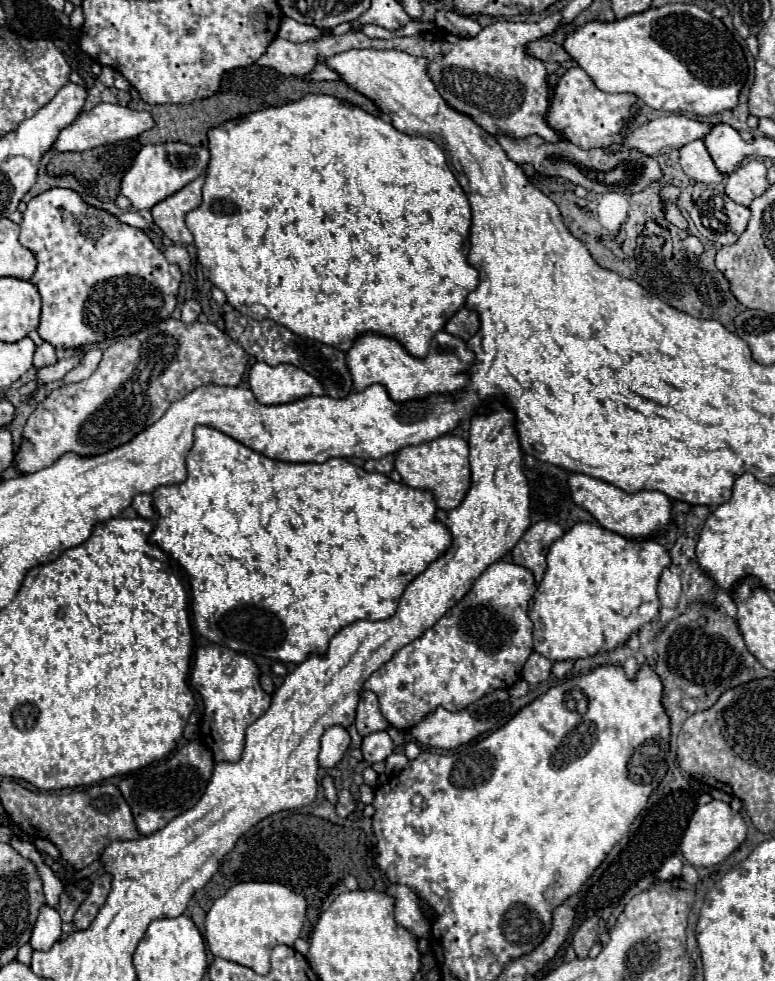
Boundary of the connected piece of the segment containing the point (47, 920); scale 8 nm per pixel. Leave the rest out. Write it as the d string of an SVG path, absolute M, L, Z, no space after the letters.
M44 904L44 906L40 908L36 926L34 926L34 930L32 930L30 946L32 946L34 950L48 952L48 950L60 940L60 934L62 934L60 914L58 914L52 906Z

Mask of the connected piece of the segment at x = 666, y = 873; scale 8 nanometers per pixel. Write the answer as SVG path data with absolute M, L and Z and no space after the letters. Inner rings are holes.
M673 855L672 858L668 858L662 868L658 871L658 878L660 880L672 880L672 878L678 878L680 876L680 870L682 870L682 862L678 856Z

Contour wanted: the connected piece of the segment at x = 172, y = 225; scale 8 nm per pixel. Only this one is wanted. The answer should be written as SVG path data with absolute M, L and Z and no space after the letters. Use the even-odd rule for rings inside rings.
M198 176L188 186L184 186L182 190L152 208L154 222L174 244L192 244L192 234L186 228L184 218L192 208L202 204L202 184L204 176Z

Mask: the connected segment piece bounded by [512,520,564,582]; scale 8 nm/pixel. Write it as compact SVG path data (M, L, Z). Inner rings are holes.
M540 520L540 522L532 524L512 550L514 562L532 570L536 582L540 582L544 576L544 570L546 570L546 554L544 552L550 550L552 542L560 536L564 536L564 530L556 522Z

